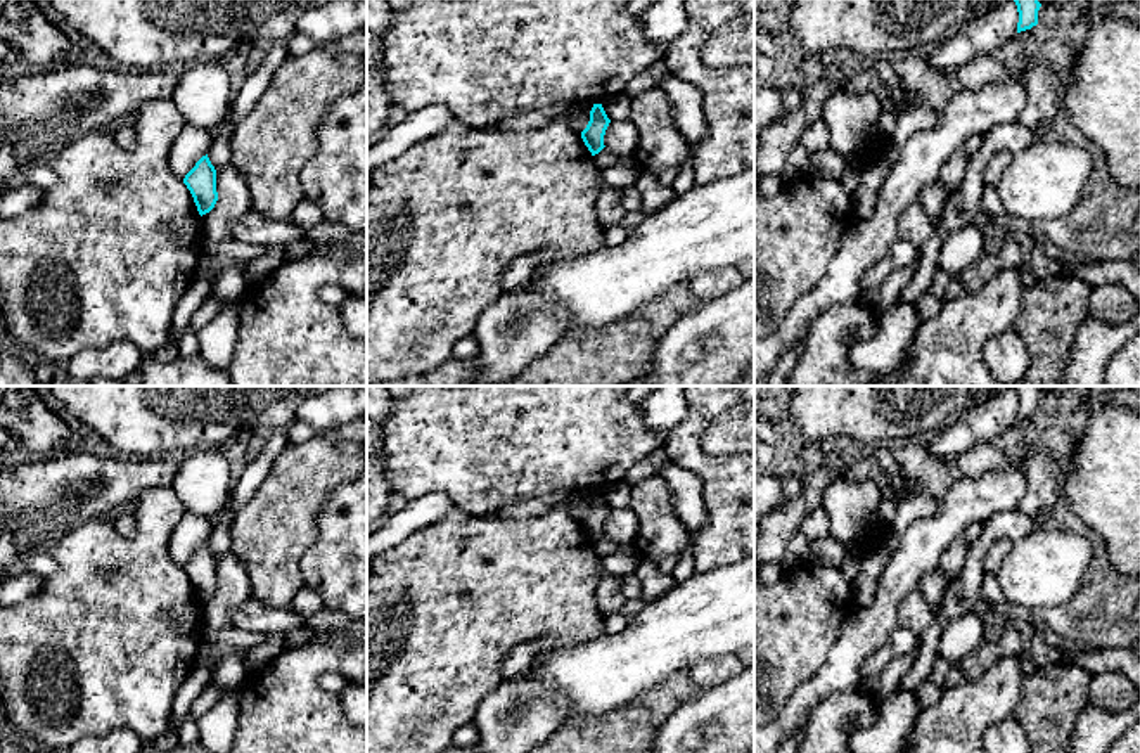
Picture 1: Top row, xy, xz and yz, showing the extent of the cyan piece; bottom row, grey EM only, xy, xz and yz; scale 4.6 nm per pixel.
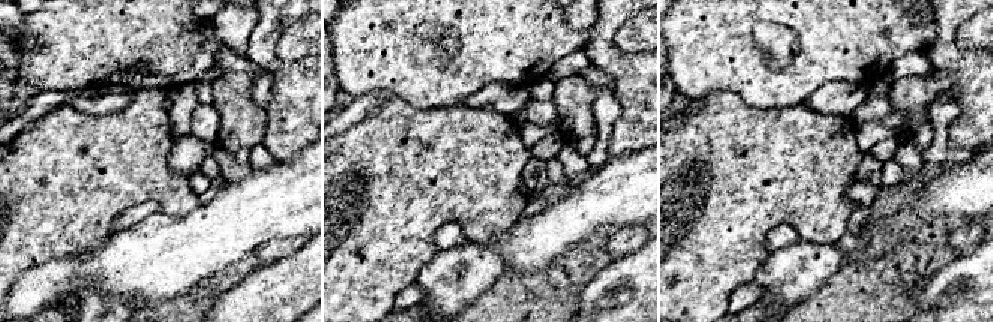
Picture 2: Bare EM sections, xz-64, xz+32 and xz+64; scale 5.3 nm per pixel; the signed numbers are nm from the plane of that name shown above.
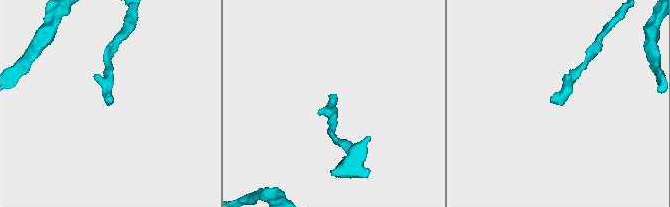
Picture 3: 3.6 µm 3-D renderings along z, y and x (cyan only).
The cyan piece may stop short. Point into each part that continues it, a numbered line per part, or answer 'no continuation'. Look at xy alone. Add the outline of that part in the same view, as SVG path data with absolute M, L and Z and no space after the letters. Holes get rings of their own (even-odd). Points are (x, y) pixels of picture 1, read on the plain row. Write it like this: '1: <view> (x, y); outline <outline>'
no continuation

